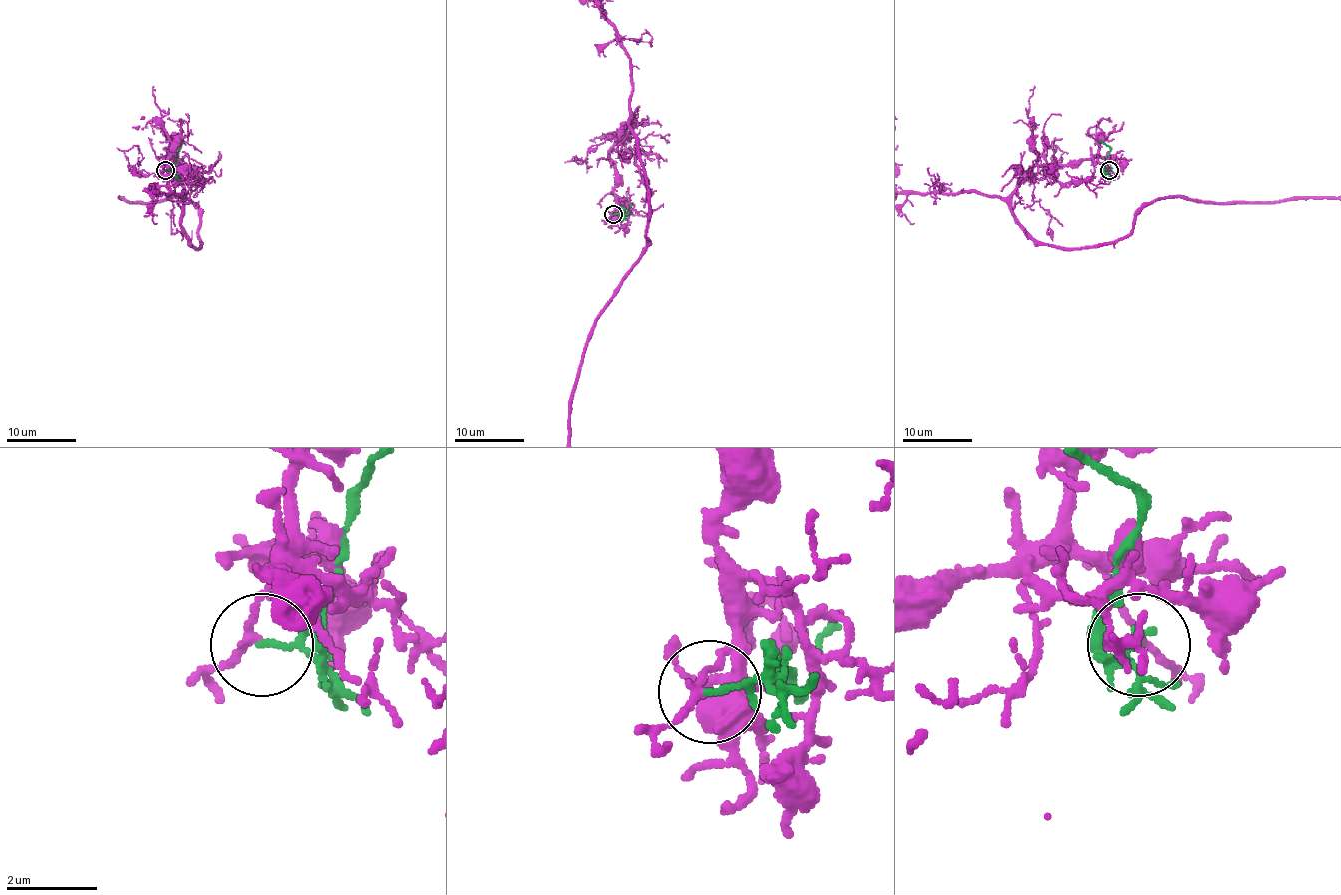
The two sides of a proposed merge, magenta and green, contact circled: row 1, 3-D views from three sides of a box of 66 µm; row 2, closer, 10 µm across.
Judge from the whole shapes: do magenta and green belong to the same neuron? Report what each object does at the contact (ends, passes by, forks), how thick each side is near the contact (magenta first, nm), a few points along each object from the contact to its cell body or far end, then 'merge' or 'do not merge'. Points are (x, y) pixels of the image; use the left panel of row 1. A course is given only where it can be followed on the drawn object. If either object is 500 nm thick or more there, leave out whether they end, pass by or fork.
magenta passes by; green passes by; calibres 150 and 90 nm; course green (164, 171), (175, 171), (178, 148), (183, 141); do not merge

